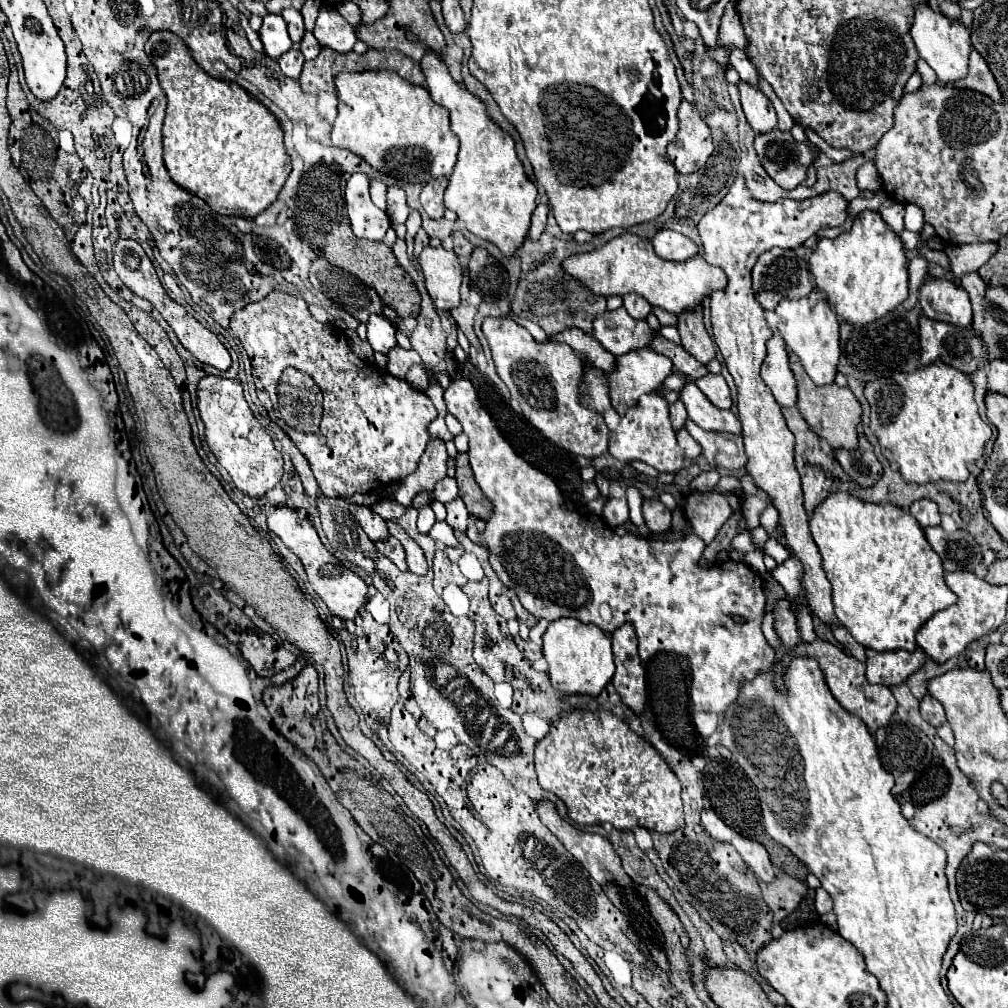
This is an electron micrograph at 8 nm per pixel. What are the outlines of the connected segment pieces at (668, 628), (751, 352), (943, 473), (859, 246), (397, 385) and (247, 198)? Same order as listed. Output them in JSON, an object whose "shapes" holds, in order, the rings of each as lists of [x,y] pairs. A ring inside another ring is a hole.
{"shapes":[[[[453,379],[445,391],[447,411],[463,425],[469,437],[469,463],[477,485],[493,501],[493,515],[485,527],[489,547],[489,563],[505,587],[513,589],[521,605],[535,617],[549,621],[573,617],[581,623],[593,623],[605,633],[613,633],[625,623],[635,627],[639,639],[639,657],[647,661],[659,651],[679,653],[689,659],[693,681],[691,701],[717,715],[725,715],[727,707],[735,703],[739,687],[745,679],[753,679],[759,669],[773,665],[773,649],[761,633],[761,619],[765,609],[765,595],[761,577],[745,563],[723,561],[713,567],[701,567],[703,541],[697,535],[688,535],[679,541],[661,541],[633,534],[615,535],[601,517],[593,512],[577,513],[561,495],[557,483],[515,455],[512,445],[501,435],[495,421],[481,407],[475,387],[469,379]],[[609,603],[613,609],[611,623],[599,617],[599,605]]],[[[737,175],[725,199],[713,211],[709,211],[697,225],[703,241],[705,261],[721,267],[729,279],[725,291],[717,291],[717,295],[711,295],[711,323],[713,323],[713,341],[719,347],[719,353],[737,387],[737,411],[743,425],[745,453],[749,457],[747,471],[753,477],[757,489],[761,489],[767,495],[769,503],[777,509],[785,547],[803,565],[801,585],[805,591],[807,605],[811,613],[815,613],[827,625],[837,625],[833,603],[831,603],[831,583],[823,573],[819,549],[809,533],[807,513],[803,509],[801,481],[793,461],[795,439],[785,425],[781,407],[771,397],[767,385],[759,375],[761,363],[767,355],[765,343],[773,331],[765,321],[765,313],[761,305],[753,297],[751,267],[763,251],[769,251],[773,247],[785,247],[785,249],[799,247],[821,227],[839,227],[843,225],[845,219],[847,219],[847,201],[839,193],[831,191],[803,201],[779,199],[775,203],[763,203],[751,197],[743,175]]],[[[933,363],[913,373],[893,373],[865,385],[865,397],[871,405],[871,429],[877,435],[883,455],[909,483],[929,483],[937,479],[967,481],[967,465],[983,455],[983,447],[991,437],[991,427],[979,417],[973,399],[971,379],[943,363]]],[[[877,211],[859,213],[851,231],[835,239],[819,239],[809,259],[809,271],[835,313],[849,323],[865,325],[877,321],[907,297],[909,275],[903,243]]],[[[273,291],[269,293],[265,299],[257,301],[257,303],[249,303],[245,305],[241,311],[235,311],[231,317],[231,329],[237,335],[237,339],[243,343],[243,347],[247,349],[247,355],[251,359],[251,367],[253,367],[253,381],[255,381],[255,389],[257,389],[257,397],[259,401],[265,405],[269,417],[293,439],[295,447],[305,455],[305,459],[309,461],[315,479],[319,483],[319,489],[327,495],[327,497],[351,497],[353,493],[371,493],[381,489],[383,485],[395,483],[395,481],[403,481],[407,475],[411,475],[417,469],[419,457],[425,451],[425,445],[429,441],[429,423],[437,417],[437,409],[431,403],[431,399],[423,393],[413,389],[407,381],[397,379],[385,371],[379,371],[371,365],[367,365],[363,359],[359,359],[347,345],[347,337],[339,327],[333,325],[325,325],[319,323],[309,311],[307,311],[307,303],[301,297],[293,297],[287,295],[283,291]]],[[[153,31],[145,43],[145,53],[157,69],[157,79],[167,97],[167,113],[163,125],[163,161],[171,179],[205,199],[215,213],[243,215],[253,219],[277,199],[291,161],[283,145],[283,129],[273,113],[253,99],[235,81],[223,81],[207,75],[191,57],[187,45],[171,31]]]]}

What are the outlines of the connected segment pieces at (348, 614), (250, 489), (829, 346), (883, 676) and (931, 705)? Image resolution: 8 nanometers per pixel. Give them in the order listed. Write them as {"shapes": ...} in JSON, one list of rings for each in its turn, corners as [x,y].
{"shapes":[[[[277,507],[267,513],[267,525],[269,529],[279,535],[279,539],[301,559],[311,587],[317,591],[317,595],[325,601],[329,611],[337,615],[339,619],[355,619],[359,609],[367,603],[367,585],[365,581],[351,569],[347,569],[337,557],[333,557],[325,545],[321,543],[315,527],[309,519],[299,519],[297,513],[289,507]]],[[[217,375],[203,377],[197,383],[197,409],[205,423],[203,443],[215,455],[217,463],[227,469],[233,485],[249,497],[263,497],[283,477],[283,457],[275,449],[271,435],[255,419],[249,409],[243,387],[237,379],[223,379]]],[[[807,297],[805,299],[795,299],[795,301],[781,301],[777,305],[775,313],[779,315],[779,333],[783,335],[787,347],[799,357],[803,369],[807,375],[813,379],[815,385],[827,385],[835,379],[837,373],[837,363],[839,363],[839,321],[829,307],[827,301],[819,301],[817,305],[809,305]]],[[[917,647],[914,652],[909,651],[873,651],[867,649],[867,671],[865,677],[871,683],[879,685],[897,685],[903,683],[911,673],[915,673],[925,663],[927,656]]],[[[925,695],[925,697],[921,699],[921,715],[923,715],[923,719],[929,721],[933,727],[939,727],[939,725],[945,723],[945,709],[943,709],[943,705],[941,705],[937,699],[929,697],[929,695]]]]}

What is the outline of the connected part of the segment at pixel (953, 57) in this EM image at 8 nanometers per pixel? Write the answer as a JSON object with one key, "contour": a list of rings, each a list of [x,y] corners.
{"contour":[[[919,5],[915,9],[915,21],[911,25],[911,37],[917,45],[921,59],[925,59],[931,65],[931,69],[939,75],[939,81],[943,85],[965,77],[967,61],[969,61],[969,53],[971,53],[969,29],[965,25],[961,25],[959,21],[949,21],[947,17],[935,13],[929,5]]]}

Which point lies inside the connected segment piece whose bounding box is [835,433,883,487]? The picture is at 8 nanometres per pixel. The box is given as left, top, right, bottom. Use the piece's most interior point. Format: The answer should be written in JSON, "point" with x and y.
{"point":[861,465]}

